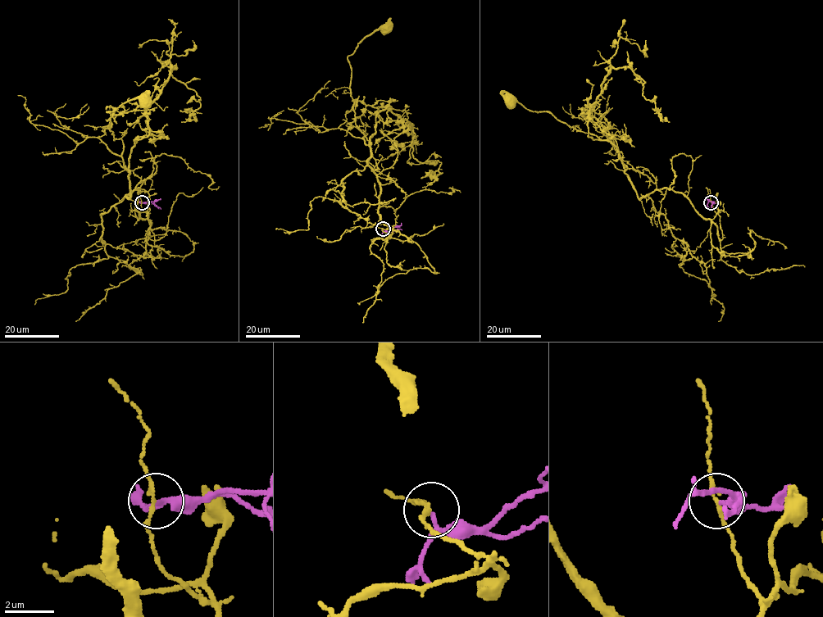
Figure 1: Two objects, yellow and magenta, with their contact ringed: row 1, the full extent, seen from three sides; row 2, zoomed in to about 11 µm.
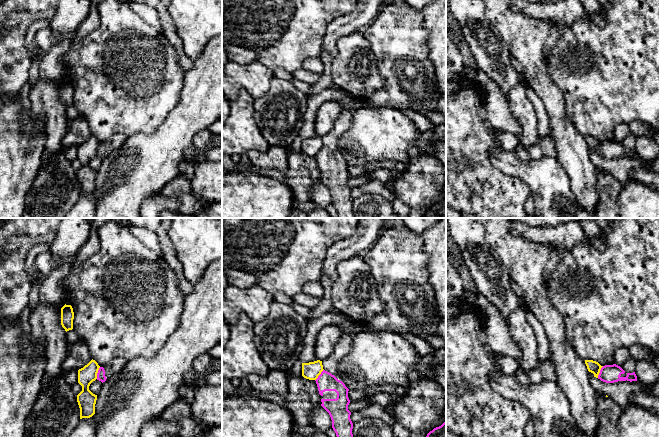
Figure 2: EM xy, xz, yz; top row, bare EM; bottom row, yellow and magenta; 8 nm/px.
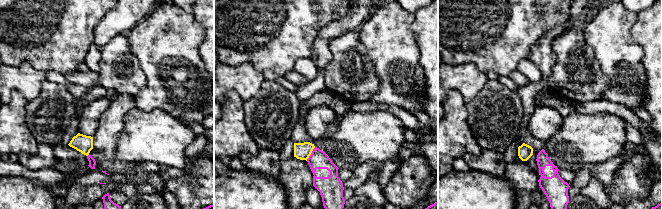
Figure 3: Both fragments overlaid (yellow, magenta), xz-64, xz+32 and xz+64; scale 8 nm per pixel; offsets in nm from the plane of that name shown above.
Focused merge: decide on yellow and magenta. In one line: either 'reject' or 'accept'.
reject

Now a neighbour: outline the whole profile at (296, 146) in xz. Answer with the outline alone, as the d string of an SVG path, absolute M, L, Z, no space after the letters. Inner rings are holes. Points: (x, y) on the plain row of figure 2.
M299 135L296 136L288 150L293 153L302 151L302 138Z

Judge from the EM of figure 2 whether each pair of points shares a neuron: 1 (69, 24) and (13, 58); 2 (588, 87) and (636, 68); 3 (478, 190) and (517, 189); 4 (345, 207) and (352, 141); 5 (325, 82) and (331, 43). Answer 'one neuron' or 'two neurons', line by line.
1: two neurons
2: one neuron
3: one neuron
4: two neurons
5: two neurons

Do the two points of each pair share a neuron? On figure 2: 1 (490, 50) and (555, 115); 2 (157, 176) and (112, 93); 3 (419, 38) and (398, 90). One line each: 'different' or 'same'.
1: different
2: different
3: same

